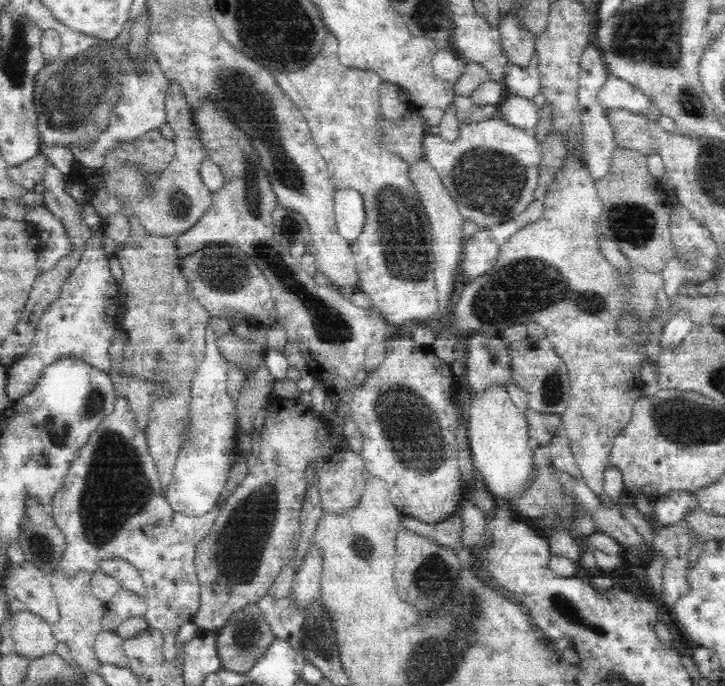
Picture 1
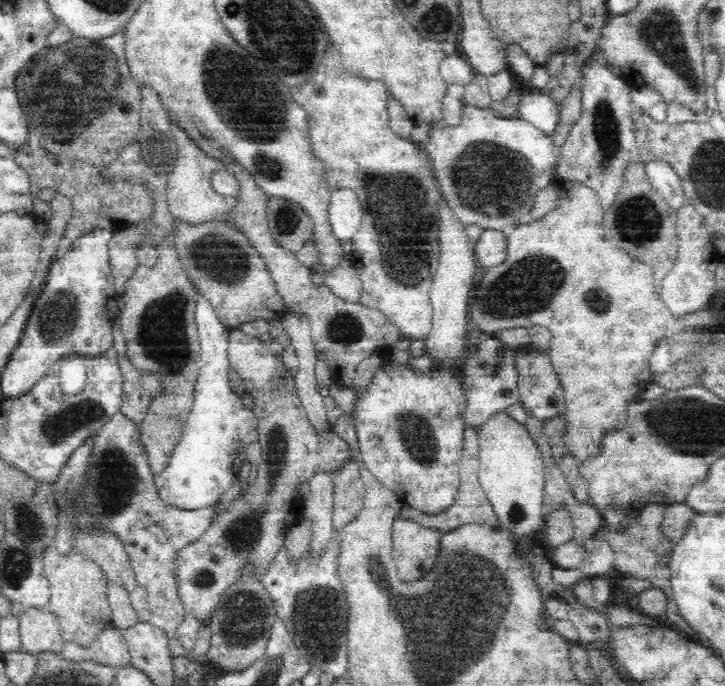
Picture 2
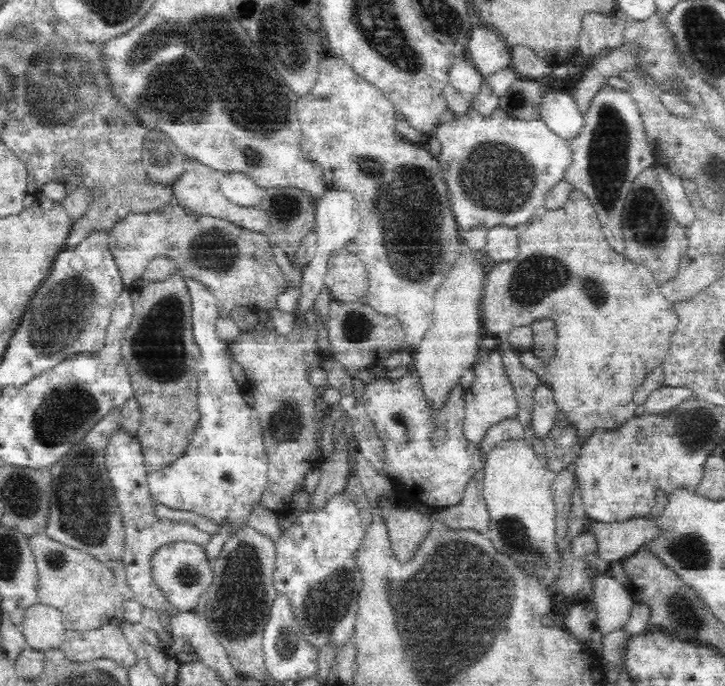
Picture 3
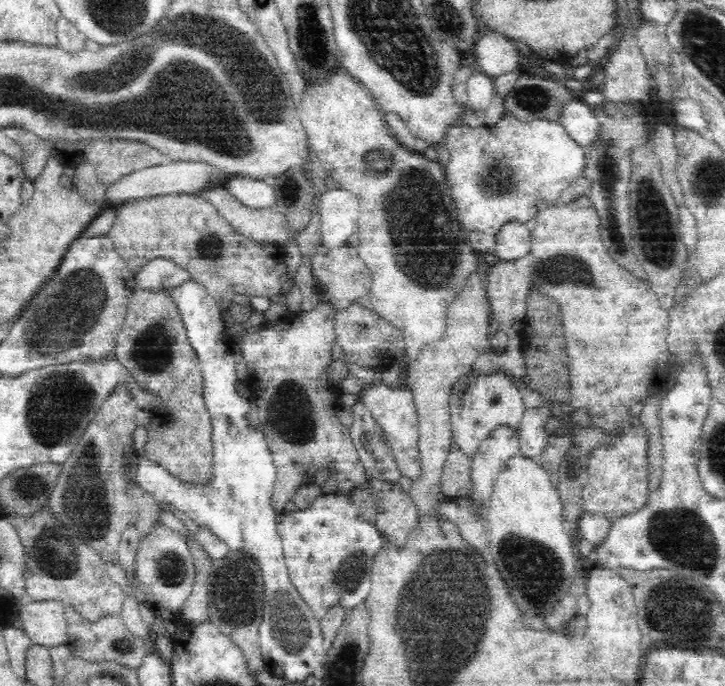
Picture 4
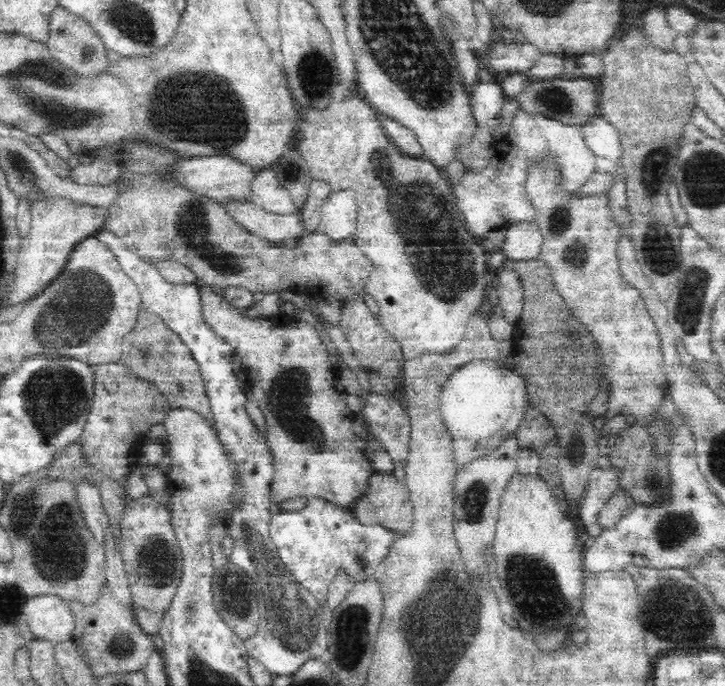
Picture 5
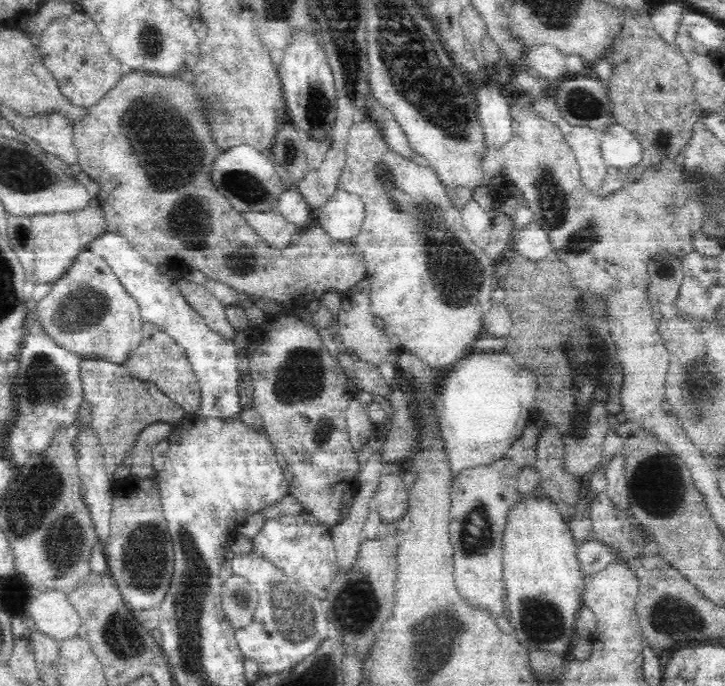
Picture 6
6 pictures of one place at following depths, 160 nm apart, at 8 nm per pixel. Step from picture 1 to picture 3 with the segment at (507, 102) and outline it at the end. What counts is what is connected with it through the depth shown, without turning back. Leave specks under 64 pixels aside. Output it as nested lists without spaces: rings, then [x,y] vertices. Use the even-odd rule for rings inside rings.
[[[550,93],[543,102],[543,119],[562,138],[575,139],[584,128],[585,115],[571,94]]]

